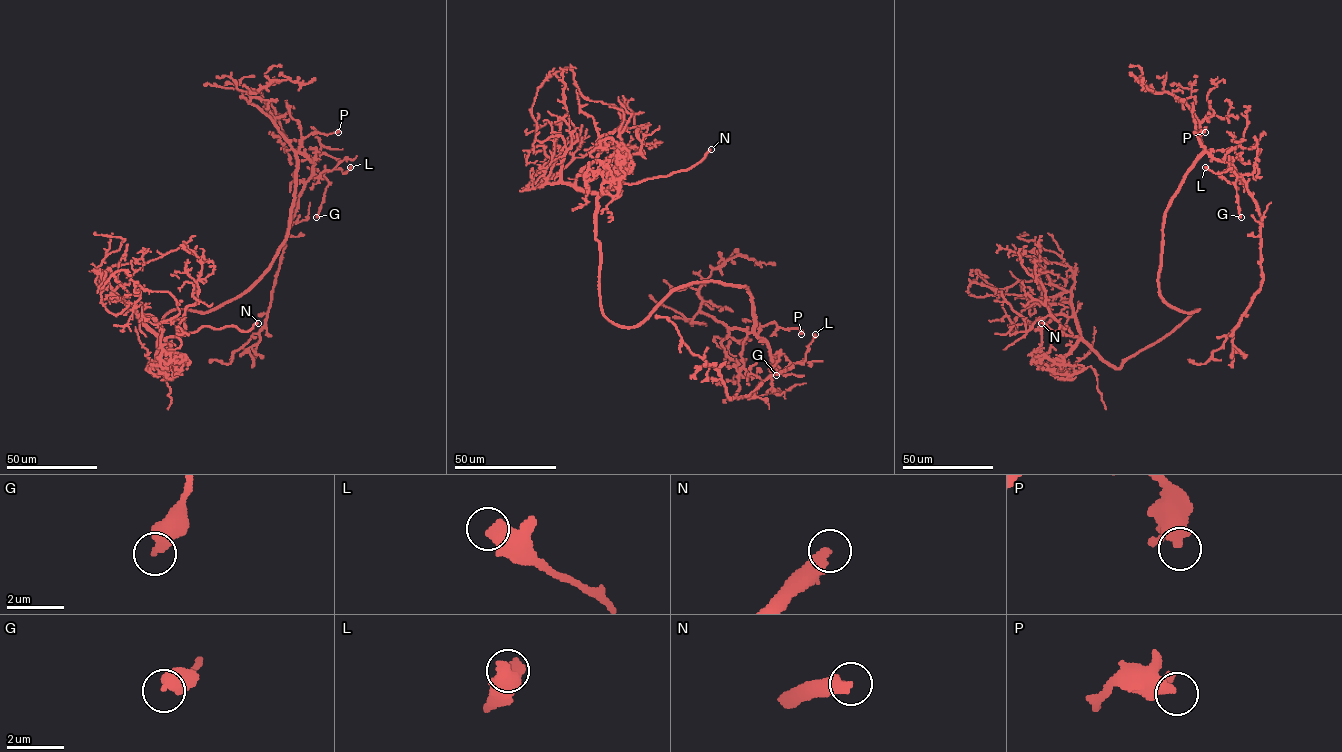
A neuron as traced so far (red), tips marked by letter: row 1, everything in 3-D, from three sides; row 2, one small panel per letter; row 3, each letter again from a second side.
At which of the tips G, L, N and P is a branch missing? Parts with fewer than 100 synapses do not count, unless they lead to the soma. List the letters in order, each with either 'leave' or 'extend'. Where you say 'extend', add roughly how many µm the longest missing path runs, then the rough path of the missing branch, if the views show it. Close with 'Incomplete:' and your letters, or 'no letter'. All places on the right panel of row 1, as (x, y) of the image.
G: leave
L: leave
N: extend | 20 µm | (1041, 323), (1021, 320)
P: leave
Incomplete: N

